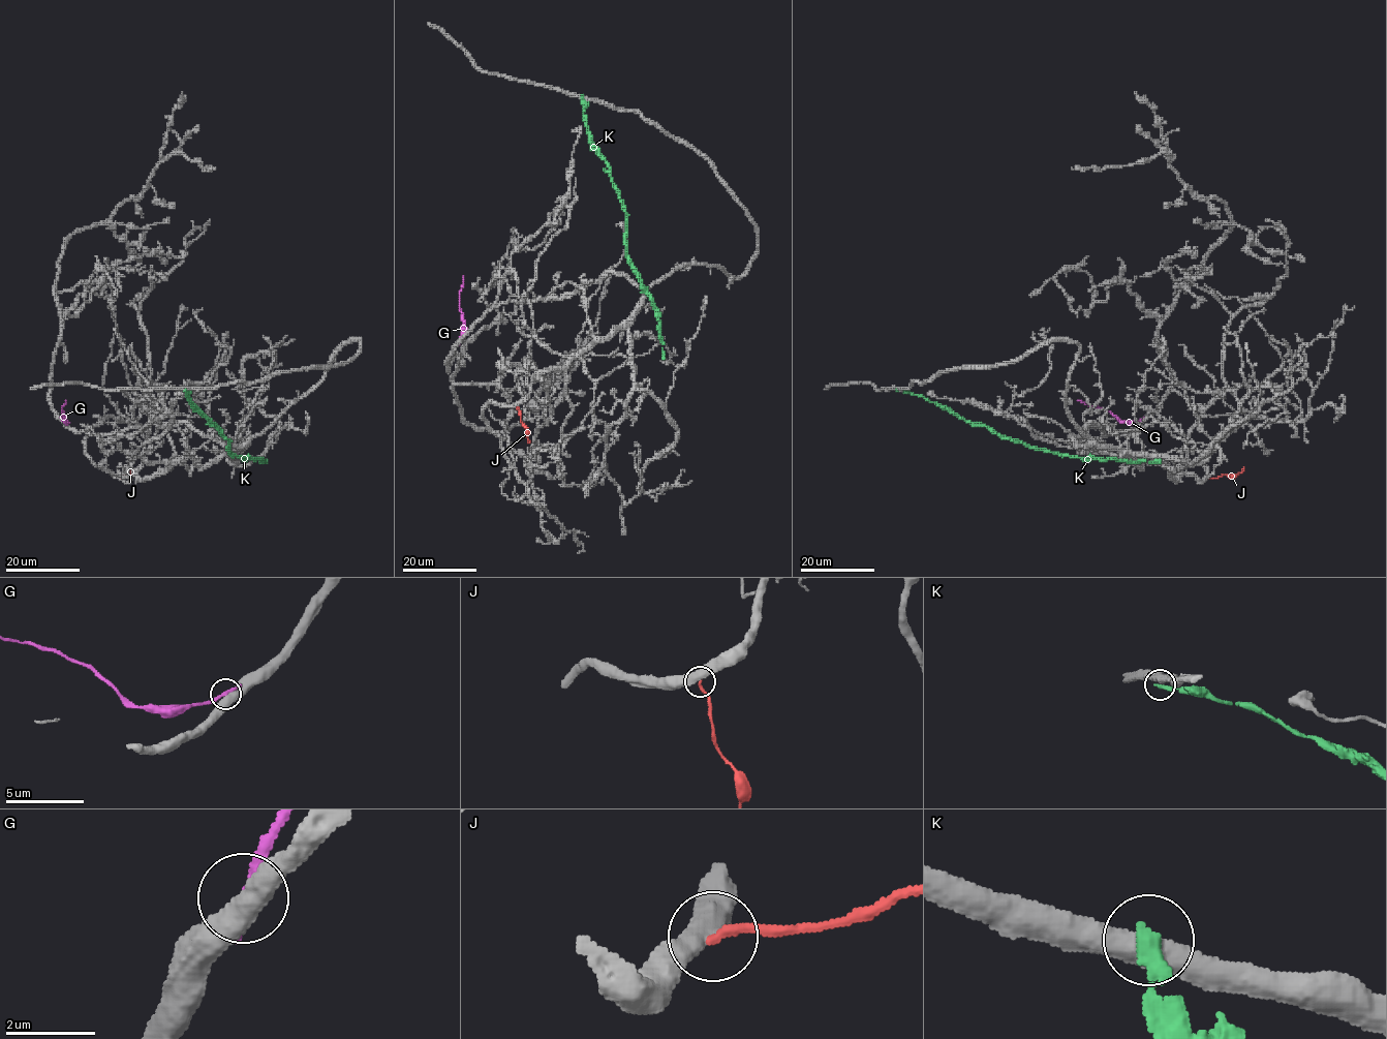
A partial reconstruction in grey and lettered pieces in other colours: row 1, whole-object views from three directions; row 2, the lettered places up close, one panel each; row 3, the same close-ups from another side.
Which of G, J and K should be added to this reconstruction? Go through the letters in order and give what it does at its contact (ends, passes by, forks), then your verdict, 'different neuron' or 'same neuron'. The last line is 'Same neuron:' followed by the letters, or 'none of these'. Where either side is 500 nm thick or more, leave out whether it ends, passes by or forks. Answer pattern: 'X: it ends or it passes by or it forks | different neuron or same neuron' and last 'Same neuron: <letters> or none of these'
G: it ends | different neuron
J: it ends | same neuron
K: it ends | different neuron
Same neuron: J

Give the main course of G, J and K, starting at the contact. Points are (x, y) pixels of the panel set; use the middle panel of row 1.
G: (459, 341), (462, 318), (459, 291), (463, 276)
J: (517, 405), (528, 442)
K: (582, 96), (591, 143), (608, 164), (611, 182), (625, 211), (625, 246), (632, 268), (652, 300), (664, 360)

